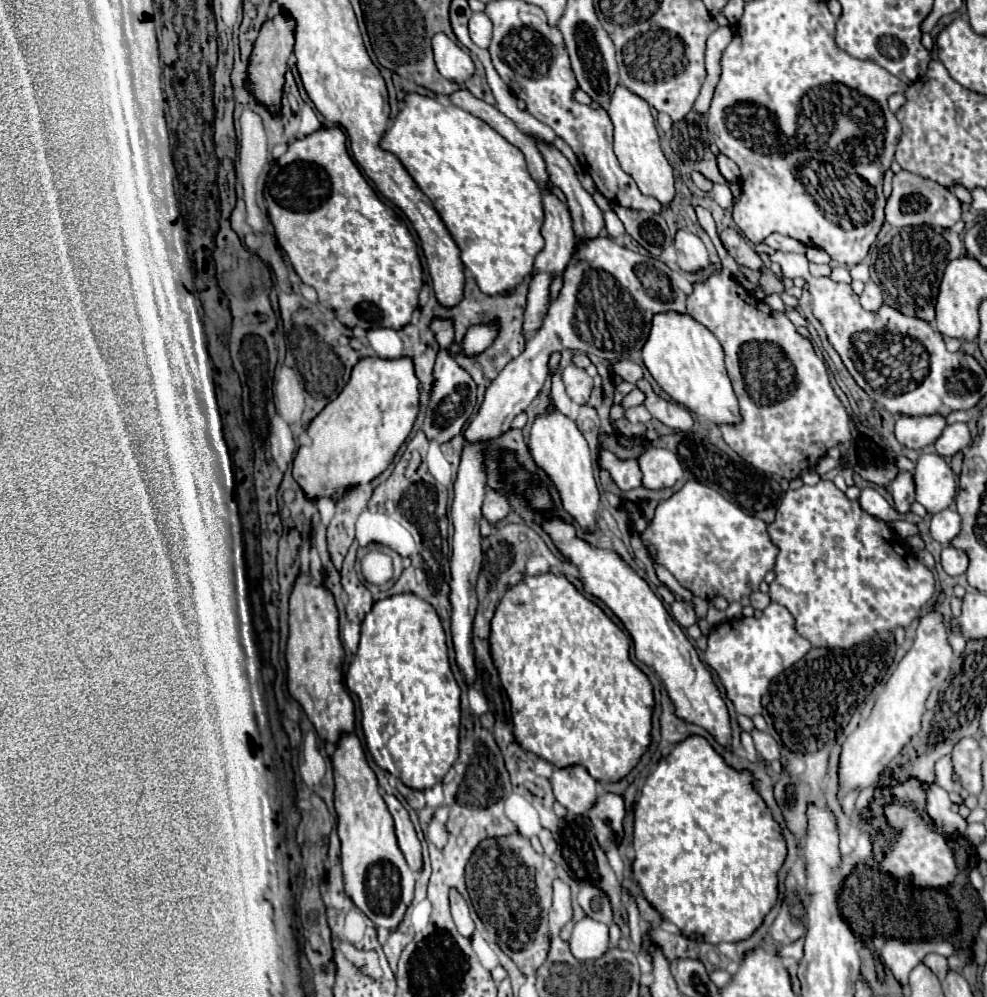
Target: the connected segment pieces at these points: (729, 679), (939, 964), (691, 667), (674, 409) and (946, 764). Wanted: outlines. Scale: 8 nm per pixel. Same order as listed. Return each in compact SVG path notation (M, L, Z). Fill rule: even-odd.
M770 603L760 619L742 617L714 625L708 633L708 649L704 659L724 683L726 695L734 703L736 713L754 717L762 713L762 697L768 691L768 685L782 671L800 661L810 647L810 641L796 631L792 613L778 603Z
M930 953L924 957L924 965L932 969L932 973L942 981L946 977L946 971L948 971L948 963L946 963L946 957L942 955L936 955L936 953Z
M554 519L548 523L542 523L544 529L550 533L556 547L572 561L572 565L578 567L578 571L584 577L584 589L586 593L600 599L626 627L634 641L634 653L636 659L652 667L658 677L662 679L668 697L674 705L674 715L682 721L690 721L702 729L706 729L720 745L730 747L732 739L732 727L730 727L730 715L724 697L720 695L720 689L710 673L710 669L700 661L696 649L676 625L676 621L666 611L660 597L654 595L654 591L648 587L648 583L638 577L616 553L610 549L596 549L590 547L586 541L576 537L576 531L572 525Z
M646 379L638 381L638 387L646 393L646 401L644 407L650 411L652 417L656 417L658 421L662 421L666 427L672 427L676 431L688 431L694 423L692 415L688 409L684 409L678 403L668 403L664 399L658 399L650 387L650 383Z
M951 754L944 756L935 764L934 782L944 788L948 792L957 792L961 796L965 794L964 789L952 781L953 766L951 763Z

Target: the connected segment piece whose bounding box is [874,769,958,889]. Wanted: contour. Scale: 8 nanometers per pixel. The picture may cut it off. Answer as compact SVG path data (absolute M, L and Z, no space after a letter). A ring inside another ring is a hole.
M884 769L878 783L874 785L874 799L880 797L890 799L884 803L884 817L888 827L894 829L894 841L892 845L888 845L880 861L880 871L896 877L898 881L912 883L916 887L926 889L950 887L958 877L958 867L946 839L936 831L932 831L928 823L922 819L922 813L926 811L926 785L914 775L908 775L904 781L898 781L892 769Z

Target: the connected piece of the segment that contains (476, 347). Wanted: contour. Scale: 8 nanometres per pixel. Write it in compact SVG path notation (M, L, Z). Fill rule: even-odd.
M476 325L470 327L464 337L464 351L468 355L482 353L496 337L496 325Z

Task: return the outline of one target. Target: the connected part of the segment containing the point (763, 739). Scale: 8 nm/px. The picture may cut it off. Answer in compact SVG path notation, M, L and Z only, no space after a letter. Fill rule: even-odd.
M754 729L752 739L754 739L754 745L756 745L758 753L762 755L762 759L766 759L768 763L774 761L774 759L780 759L780 747L768 733L762 733L762 731Z

